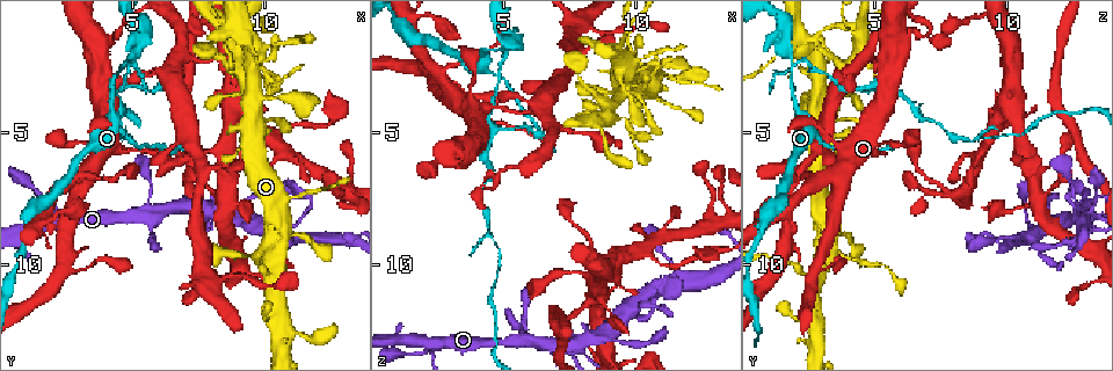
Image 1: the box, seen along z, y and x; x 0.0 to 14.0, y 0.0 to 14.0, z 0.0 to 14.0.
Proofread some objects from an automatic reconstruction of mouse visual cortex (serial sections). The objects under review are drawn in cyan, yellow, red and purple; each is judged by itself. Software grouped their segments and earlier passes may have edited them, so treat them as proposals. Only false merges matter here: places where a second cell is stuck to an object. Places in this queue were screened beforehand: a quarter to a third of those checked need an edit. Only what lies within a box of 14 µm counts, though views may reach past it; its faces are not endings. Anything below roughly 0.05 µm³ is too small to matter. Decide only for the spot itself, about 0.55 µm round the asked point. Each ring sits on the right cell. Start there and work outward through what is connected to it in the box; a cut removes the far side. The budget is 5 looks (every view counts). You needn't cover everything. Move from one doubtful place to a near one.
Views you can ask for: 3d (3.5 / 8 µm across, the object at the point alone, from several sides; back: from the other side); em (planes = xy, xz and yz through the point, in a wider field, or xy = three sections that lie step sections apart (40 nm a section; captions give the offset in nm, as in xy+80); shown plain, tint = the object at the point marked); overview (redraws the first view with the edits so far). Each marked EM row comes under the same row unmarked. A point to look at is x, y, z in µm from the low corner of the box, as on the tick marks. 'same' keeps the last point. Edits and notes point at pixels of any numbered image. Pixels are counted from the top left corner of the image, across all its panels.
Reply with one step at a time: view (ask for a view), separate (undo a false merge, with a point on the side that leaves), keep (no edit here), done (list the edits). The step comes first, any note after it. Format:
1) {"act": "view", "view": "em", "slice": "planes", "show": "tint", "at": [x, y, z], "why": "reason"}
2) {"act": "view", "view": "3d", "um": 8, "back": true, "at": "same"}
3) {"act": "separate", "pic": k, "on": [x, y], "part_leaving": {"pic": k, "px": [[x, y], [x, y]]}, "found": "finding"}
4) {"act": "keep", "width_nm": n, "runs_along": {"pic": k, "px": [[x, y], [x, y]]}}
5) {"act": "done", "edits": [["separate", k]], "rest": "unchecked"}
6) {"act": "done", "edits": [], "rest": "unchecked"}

{"act": "view", "view": "3d", "um": 8, "at": [9.4, 1.6, 2.7], "why": "thin arm on a thick one"}

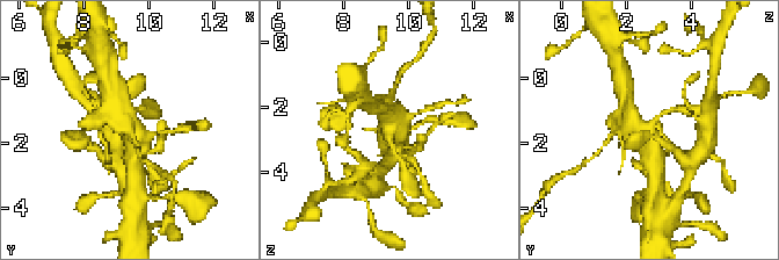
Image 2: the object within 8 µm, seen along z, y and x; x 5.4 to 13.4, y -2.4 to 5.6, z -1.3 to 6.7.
{"act": "view", "view": "3d", "um": 3.5, "back": true, "at": [9.5, 1.7, 2.6], "why": "zoom in"}

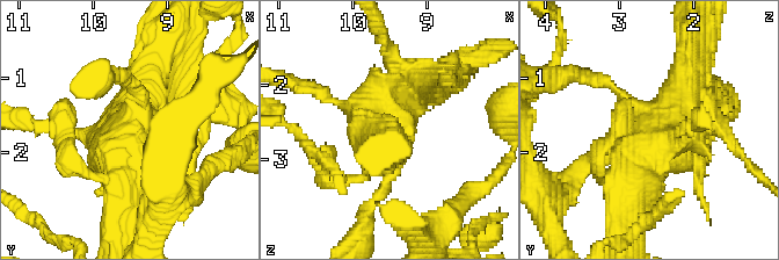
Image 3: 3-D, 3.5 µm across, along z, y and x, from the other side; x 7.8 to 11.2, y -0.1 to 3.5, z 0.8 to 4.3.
{"act": "keep", "runs_along": {"pic": 3, "px": [[626, 197], [686, 80]]}, "found": "all the same cell"}

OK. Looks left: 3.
{"act": "view", "view": "3d", "um": 8, "at": [8.5, 1.0, 4.5]}

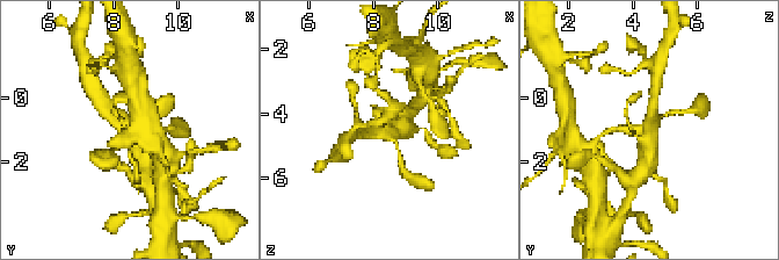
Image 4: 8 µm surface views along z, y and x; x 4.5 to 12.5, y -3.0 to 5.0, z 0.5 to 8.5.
{"act": "view", "view": "3d", "um": 3.5, "at": [8.5, 0.8, 4.6], "why": "closer look"}

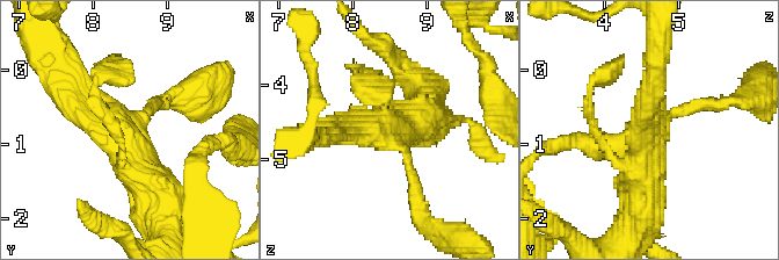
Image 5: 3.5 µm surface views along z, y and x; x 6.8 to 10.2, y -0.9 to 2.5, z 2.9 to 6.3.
{"act": "view", "view": "em", "slice": "planes", "show": "tint", "at": [8.45, 0.90, 4.60]}

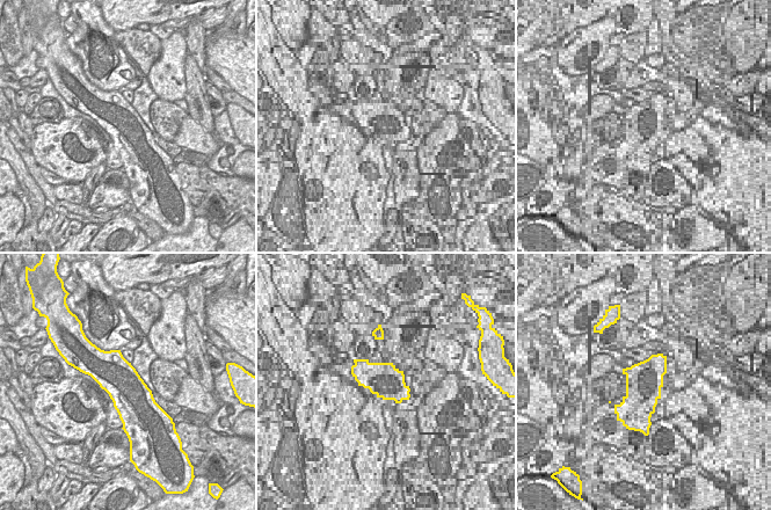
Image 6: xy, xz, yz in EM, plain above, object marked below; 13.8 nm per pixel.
{"act": "keep", "arm_widths_nm": [150, 150, 300, 500], "runs_along": {"pic": 5, "px": [[641, 200], [647, 139], [674, 112], [706, 103]]}, "found": "all the same cell"}

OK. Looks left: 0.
{"act": "done", "edits": [], "rest": "unchecked"}

